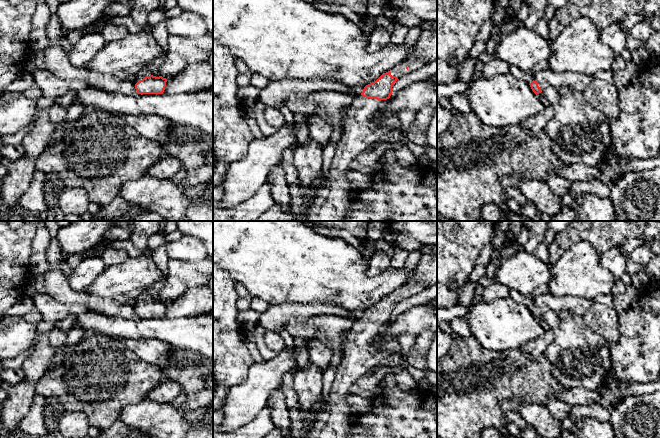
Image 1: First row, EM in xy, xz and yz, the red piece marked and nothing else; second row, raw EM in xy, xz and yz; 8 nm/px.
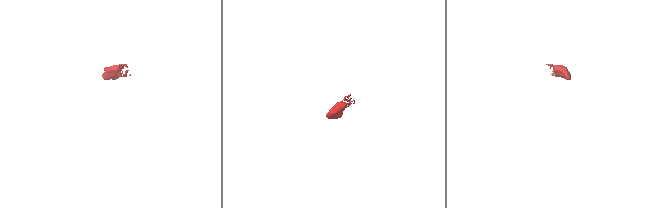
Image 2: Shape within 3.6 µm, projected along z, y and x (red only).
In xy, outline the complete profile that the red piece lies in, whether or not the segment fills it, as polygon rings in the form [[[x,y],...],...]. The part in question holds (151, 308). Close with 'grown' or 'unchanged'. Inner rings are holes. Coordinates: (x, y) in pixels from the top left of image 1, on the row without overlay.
[[[147,292],[141,294],[133,305],[138,318],[163,318],[167,303],[156,301],[149,297]]]; grown

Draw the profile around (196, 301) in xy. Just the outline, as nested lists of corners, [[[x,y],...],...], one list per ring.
[[[208,286],[191,288],[180,298],[167,303],[163,318],[193,317],[206,313],[213,313],[213,291]]]

